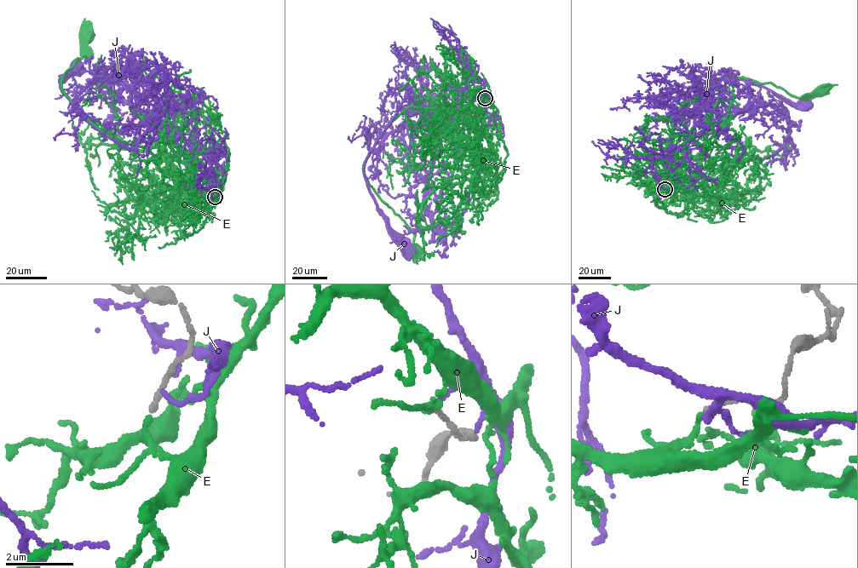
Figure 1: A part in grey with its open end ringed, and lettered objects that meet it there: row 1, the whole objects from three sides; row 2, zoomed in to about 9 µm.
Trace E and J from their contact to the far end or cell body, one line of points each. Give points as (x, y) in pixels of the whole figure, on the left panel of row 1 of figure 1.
E: (215, 197), (203, 211), (185, 203), (154, 155), (102, 131), (65, 94), (61, 77), (90, 56), (89, 35)
J: (215, 196), (220, 187), (210, 164), (159, 106), (131, 148), (83, 118), (59, 86), (59, 75), (76, 68)

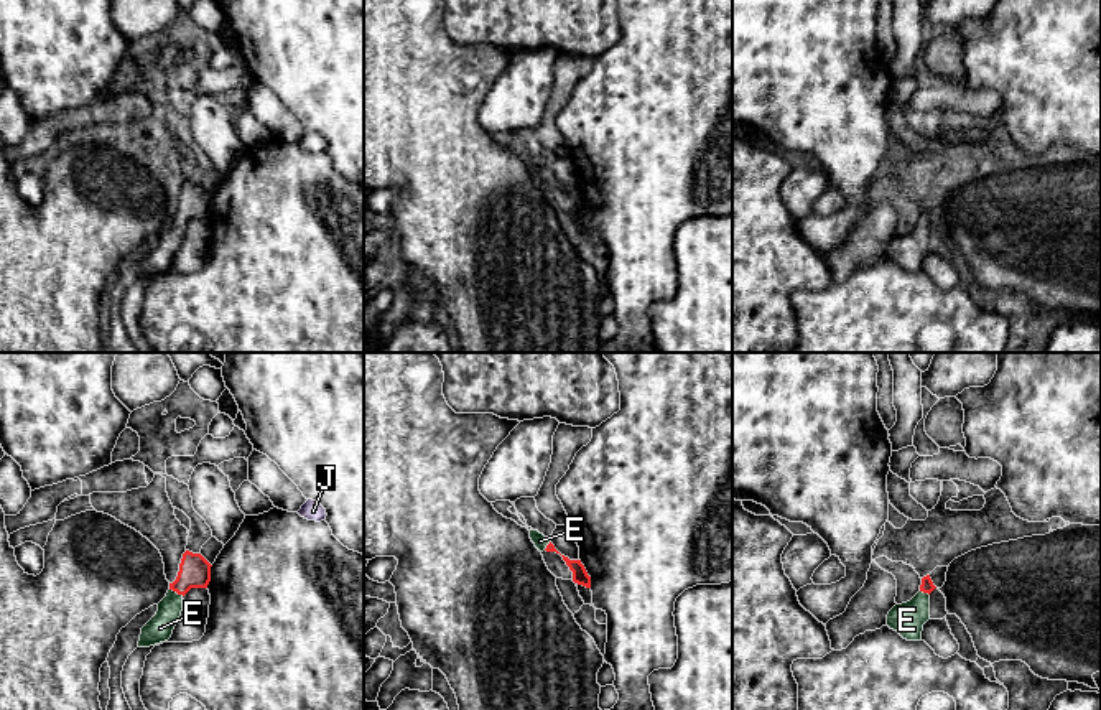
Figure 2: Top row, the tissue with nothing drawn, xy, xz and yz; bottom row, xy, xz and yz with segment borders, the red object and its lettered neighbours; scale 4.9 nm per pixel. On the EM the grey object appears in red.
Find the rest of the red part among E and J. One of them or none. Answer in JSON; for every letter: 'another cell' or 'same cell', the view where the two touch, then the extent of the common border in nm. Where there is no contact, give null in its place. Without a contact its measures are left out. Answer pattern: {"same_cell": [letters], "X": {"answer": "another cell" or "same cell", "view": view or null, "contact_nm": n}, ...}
{"same_cell": ["E"], "E": {"answer": "same cell", "view": "xy", "contact_nm": 80}, "J": {"answer": "another cell", "view": null}}

